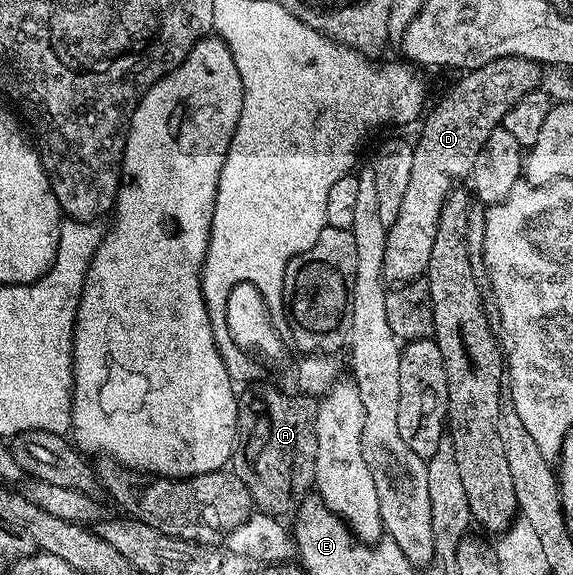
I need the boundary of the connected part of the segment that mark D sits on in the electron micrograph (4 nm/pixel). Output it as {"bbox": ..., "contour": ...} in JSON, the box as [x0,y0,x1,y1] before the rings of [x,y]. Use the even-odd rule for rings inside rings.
{"bbox":[383,55,541,284],"contour":[[[516,55],[486,63],[459,77],[455,88],[432,111],[430,108],[426,112],[422,120],[423,128],[419,131],[419,140],[414,140],[413,143],[413,169],[409,172],[409,185],[401,201],[401,213],[397,213],[397,221],[389,224],[387,229],[383,262],[384,284],[414,283],[420,277],[426,276],[429,256],[433,253],[433,241],[437,237],[437,221],[440,217],[441,205],[447,199],[448,193],[458,184],[455,182],[458,179],[466,180],[470,176],[473,161],[477,161],[477,153],[481,153],[481,145],[489,137],[489,133],[493,133],[502,124],[504,116],[517,105],[521,97],[525,97],[527,93],[540,86],[541,72],[539,71],[541,71],[540,64]]]}

